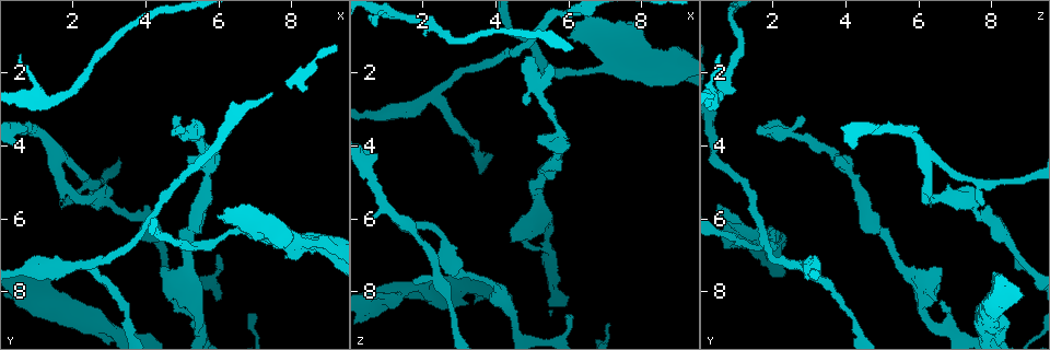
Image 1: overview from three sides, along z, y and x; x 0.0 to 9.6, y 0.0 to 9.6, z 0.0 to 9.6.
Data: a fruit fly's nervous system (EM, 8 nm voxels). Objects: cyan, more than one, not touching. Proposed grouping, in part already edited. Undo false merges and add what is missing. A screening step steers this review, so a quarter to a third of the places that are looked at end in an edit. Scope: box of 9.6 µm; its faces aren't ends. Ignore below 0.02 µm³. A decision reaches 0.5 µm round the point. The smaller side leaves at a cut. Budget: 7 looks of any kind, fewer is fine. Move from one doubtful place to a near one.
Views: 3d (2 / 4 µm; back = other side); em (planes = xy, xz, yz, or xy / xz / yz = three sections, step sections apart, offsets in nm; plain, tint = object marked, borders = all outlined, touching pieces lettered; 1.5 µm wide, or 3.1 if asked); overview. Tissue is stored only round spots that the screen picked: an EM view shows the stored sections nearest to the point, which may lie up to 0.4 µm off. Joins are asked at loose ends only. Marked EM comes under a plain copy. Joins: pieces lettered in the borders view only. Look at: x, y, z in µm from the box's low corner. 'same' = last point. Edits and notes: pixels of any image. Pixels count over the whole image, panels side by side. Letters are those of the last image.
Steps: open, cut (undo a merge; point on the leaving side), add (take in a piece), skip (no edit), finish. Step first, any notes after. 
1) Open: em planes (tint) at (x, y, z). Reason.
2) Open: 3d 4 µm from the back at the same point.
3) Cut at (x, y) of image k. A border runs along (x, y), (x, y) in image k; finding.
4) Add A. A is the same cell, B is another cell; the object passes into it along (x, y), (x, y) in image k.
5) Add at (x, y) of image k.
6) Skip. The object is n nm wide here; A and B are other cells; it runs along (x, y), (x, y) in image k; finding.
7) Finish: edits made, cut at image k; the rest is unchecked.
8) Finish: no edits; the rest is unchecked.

Open: 3d 4 µm at (2.75, 8.50, 7.70). Free end.

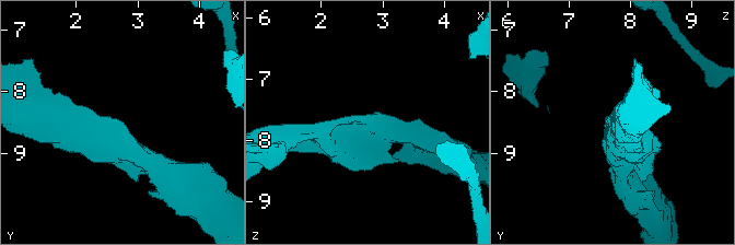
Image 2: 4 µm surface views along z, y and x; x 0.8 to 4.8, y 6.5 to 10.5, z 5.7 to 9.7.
Open: em yz step 8 (tint) at (2.75, 8.55, 7.65). Need the tissue.

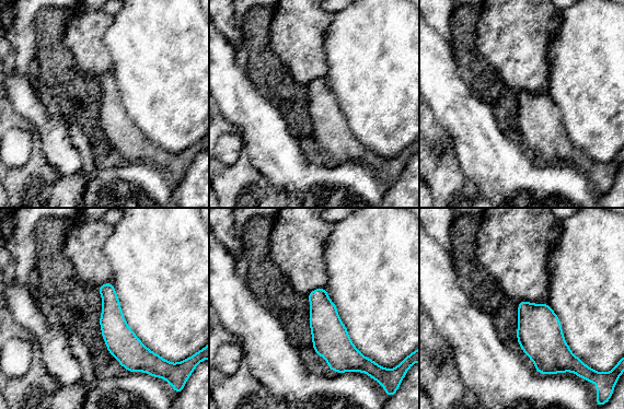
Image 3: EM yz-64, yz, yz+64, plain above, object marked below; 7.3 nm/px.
Open: em planes (borders) at the same point. Another direction.

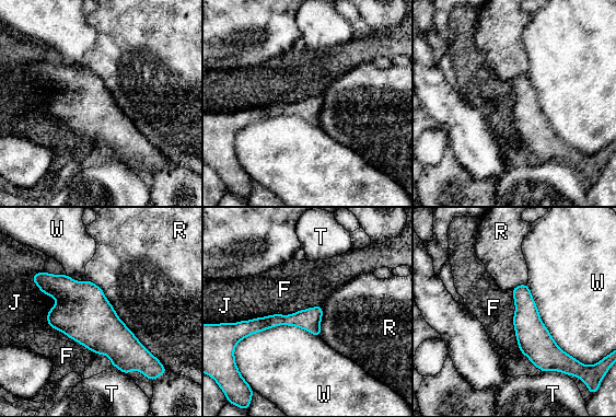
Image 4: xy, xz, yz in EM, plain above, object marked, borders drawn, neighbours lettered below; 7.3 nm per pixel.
Skip. The object is 160 nm wide here; F, J, R, T and W are other cells; a border runs along (88, 279), (149, 350) in image 4; no lettered piece goes on from it.

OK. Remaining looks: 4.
Open: 3d 2 µm at (1.30, 7.50, 8.10). Free end.

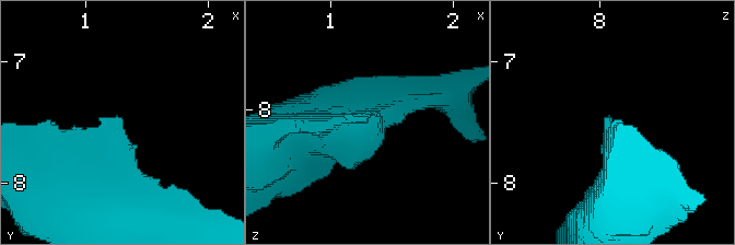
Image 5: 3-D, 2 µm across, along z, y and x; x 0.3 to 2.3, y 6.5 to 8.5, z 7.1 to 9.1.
Open: em planes (borders) at (1.28, 7.46, 8.04). Need the tissue.

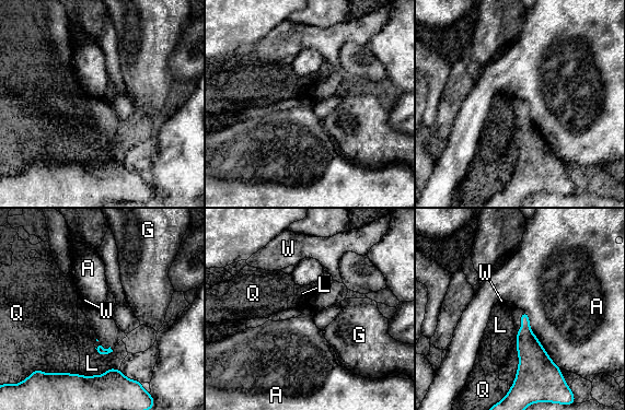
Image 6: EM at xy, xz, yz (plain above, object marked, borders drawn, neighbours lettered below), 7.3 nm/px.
Skip. The longest contact is with A, 500 nm; A, G, L, Q and W are other cells; a border runs along (525, 311), (531, 331), (559, 367) in image 6; none of them fits.

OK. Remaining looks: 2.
Open: em xy step 4 (tint) at (2.20, 7.25, 2.70).

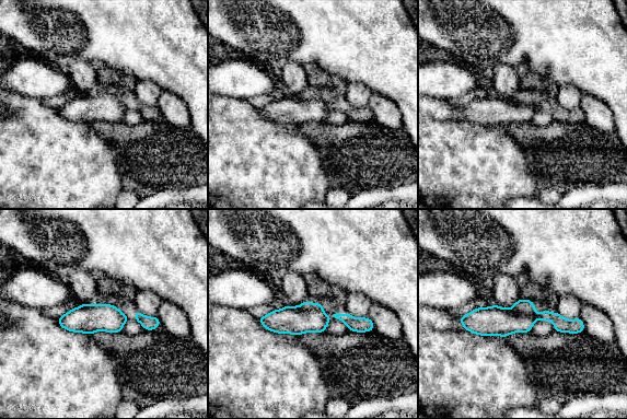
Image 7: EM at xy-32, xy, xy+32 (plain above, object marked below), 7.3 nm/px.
Open: em yz step 4 (borders) at the same point.

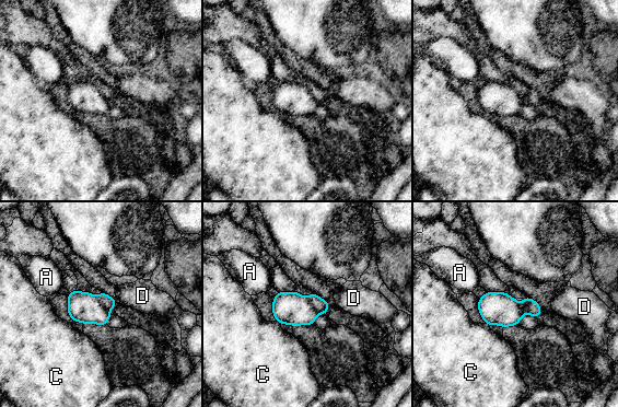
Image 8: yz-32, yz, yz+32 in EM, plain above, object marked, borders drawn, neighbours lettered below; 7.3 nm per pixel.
Cut at (108, 302) of image 8. The object is 220 nm wide here; A, C and D are other cells; a border runs along (95, 297), (109, 312) in image 8; a second neuron is stuck on.

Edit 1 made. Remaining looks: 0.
Finish: edits made, cut at image 8; the rest is unchecked.

